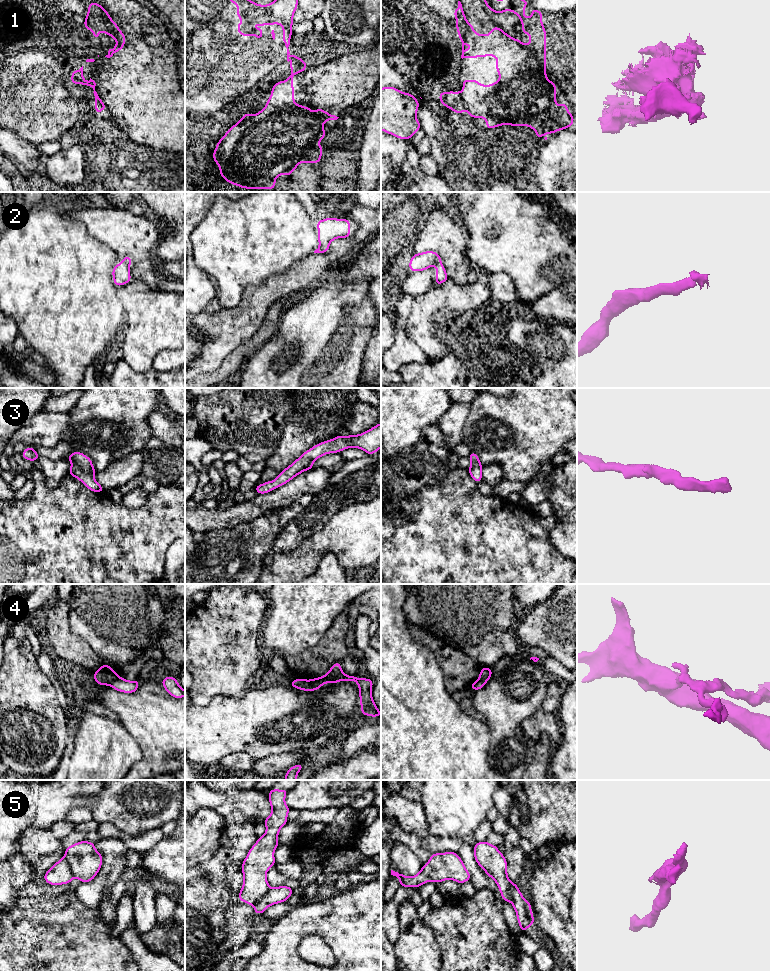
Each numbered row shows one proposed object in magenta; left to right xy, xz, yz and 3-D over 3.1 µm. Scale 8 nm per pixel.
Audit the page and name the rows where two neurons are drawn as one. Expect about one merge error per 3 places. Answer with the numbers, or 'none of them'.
1, 2, 4, 5

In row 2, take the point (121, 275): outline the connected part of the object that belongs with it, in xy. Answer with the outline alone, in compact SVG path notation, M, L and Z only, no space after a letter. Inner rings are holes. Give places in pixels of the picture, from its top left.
M124 262L118 263L112 270L113 282L116 286L129 283L131 279L129 266Z

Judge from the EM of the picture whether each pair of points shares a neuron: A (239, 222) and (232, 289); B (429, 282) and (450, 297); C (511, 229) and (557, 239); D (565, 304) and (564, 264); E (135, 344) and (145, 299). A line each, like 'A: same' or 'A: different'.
A: same
B: different
C: same
D: same
E: same

